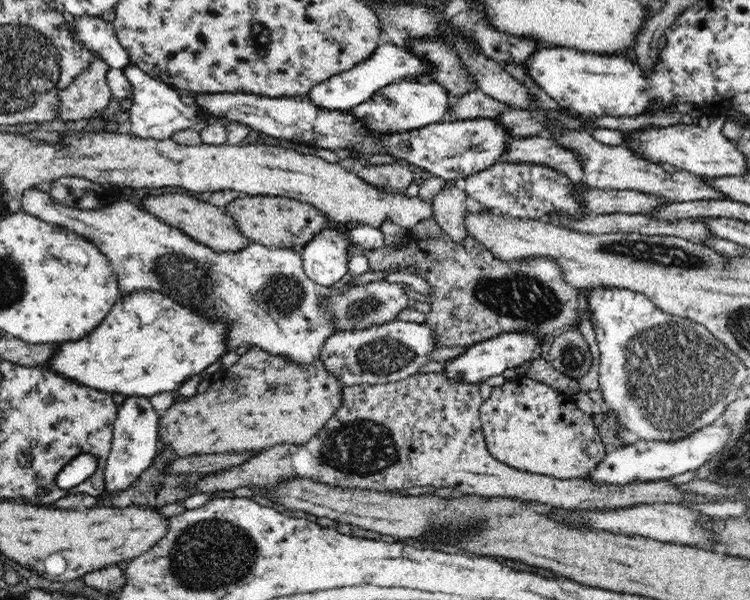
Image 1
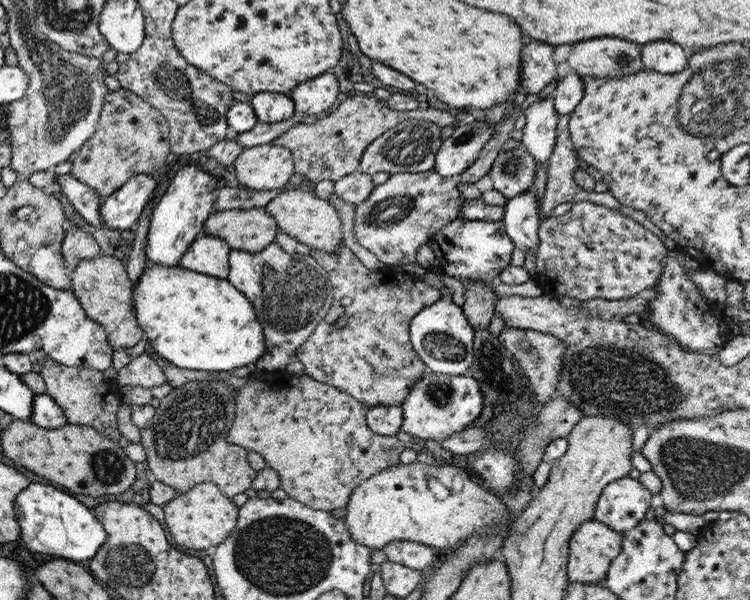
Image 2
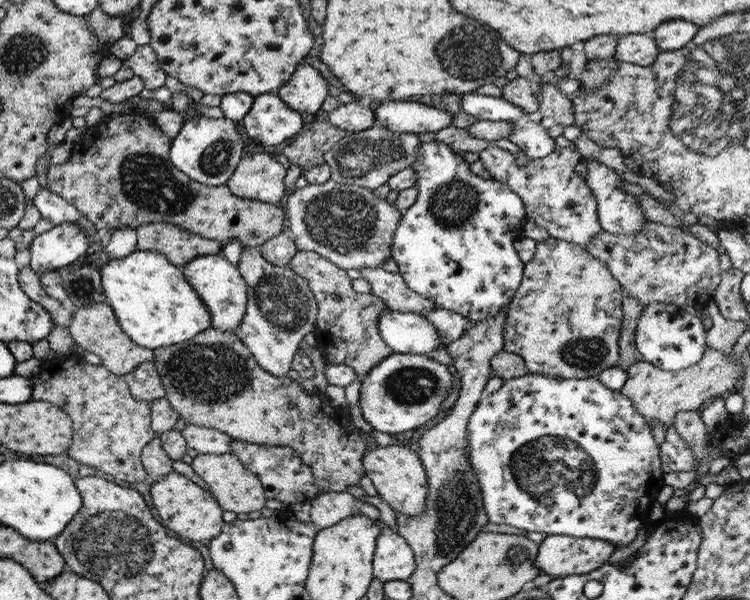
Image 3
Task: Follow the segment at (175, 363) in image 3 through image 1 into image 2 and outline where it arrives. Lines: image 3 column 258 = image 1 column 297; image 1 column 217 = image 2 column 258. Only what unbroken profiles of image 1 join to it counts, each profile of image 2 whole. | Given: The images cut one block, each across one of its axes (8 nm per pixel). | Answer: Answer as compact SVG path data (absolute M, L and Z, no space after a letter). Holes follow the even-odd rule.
M255 370L252 375L247 377L247 382L238 388L235 388L235 403L236 403L236 413L233 416L231 422L231 430L227 434L229 442L237 444L237 446L242 446L243 449L247 451L255 451L263 460L267 467L272 468L279 477L279 488L285 491L285 494L289 498L312 508L313 510L324 510L331 511L335 508L343 508L348 501L349 494L353 487L356 487L359 483L363 482L365 479L369 478L369 475L378 473L379 471L386 469L387 467L392 467L398 463L399 454L405 448L405 444L397 440L395 436L381 436L381 434L375 434L367 425L364 417L364 408L361 404L351 398L349 394L345 394L333 386L327 386L323 382L317 382L313 378L303 374L301 376L294 376L293 374L284 371L264 373L263 371Z

